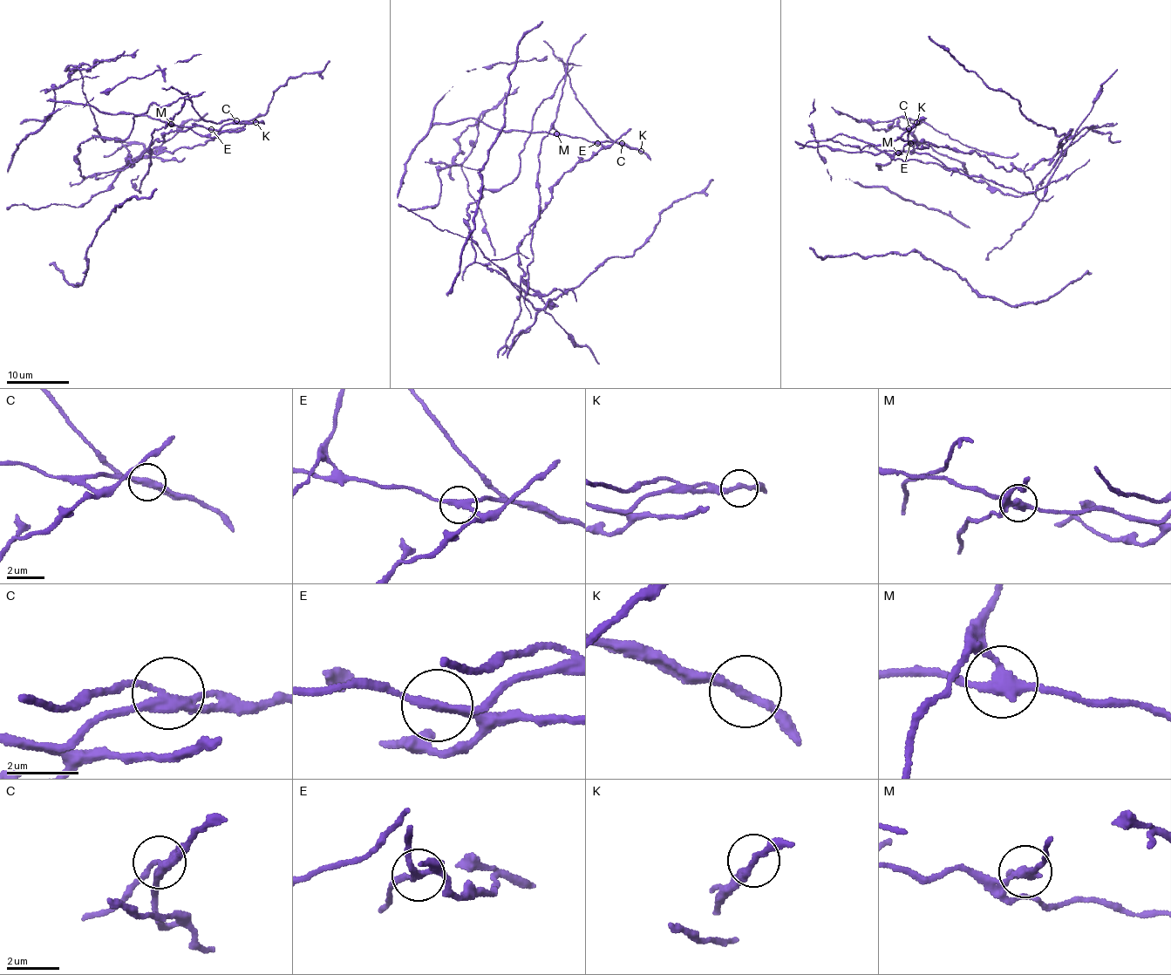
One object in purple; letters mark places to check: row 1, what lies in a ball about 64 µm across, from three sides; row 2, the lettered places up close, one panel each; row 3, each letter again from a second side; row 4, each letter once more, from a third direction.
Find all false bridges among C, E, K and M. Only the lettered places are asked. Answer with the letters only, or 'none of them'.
E, M

